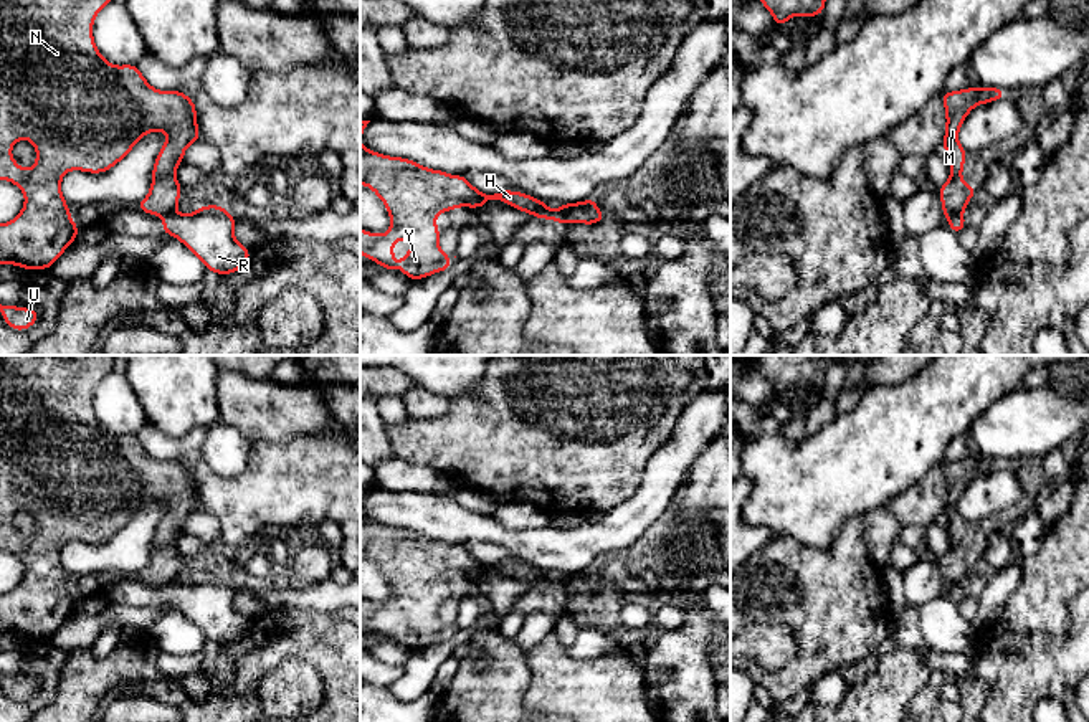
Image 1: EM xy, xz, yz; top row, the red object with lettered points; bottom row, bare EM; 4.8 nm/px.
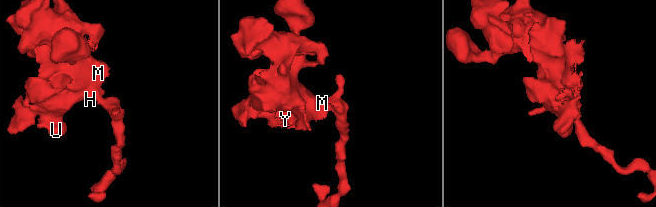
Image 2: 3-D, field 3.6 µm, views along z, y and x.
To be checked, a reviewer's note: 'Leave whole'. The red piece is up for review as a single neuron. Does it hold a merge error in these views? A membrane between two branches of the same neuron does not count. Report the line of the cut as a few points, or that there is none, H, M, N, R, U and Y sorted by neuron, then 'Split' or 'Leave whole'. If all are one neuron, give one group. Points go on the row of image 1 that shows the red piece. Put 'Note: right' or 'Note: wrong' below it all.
Split along xz (542, 202), (534, 215). Groups: H M N U Y / R. Split
Note: wrong

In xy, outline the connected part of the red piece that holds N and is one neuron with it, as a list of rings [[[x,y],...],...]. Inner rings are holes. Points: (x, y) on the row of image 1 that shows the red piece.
[[[0,0],[0,180],[15,183],[25,195],[21,211],[8,223],[0,223],[0,264],[23,269],[50,269],[74,243],[79,226],[73,223],[68,202],[61,193],[61,178],[69,170],[102,173],[127,157],[149,132],[162,131],[167,140],[155,157],[147,197],[136,208],[154,216],[174,213],[182,185],[175,169],[183,162],[187,147],[200,140],[197,102],[182,91],[152,88],[136,64],[111,64],[93,38],[97,13],[112,0]],[[28,139],[36,149],[31,169],[21,169],[12,157],[12,147]]]

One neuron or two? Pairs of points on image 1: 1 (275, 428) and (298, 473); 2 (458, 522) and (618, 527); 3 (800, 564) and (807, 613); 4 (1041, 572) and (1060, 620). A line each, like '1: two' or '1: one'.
1: two
2: one
3: one
4: one

